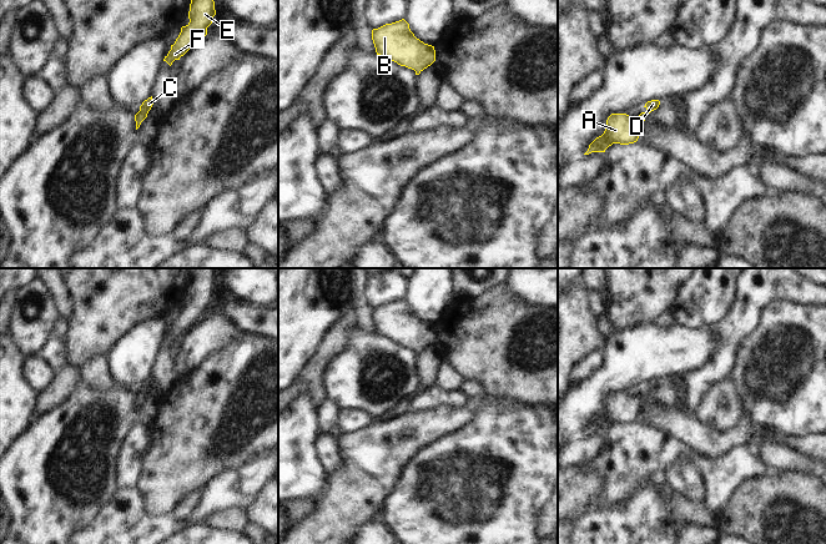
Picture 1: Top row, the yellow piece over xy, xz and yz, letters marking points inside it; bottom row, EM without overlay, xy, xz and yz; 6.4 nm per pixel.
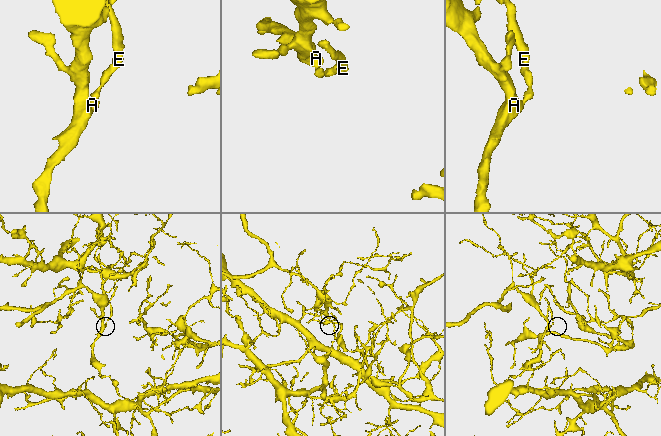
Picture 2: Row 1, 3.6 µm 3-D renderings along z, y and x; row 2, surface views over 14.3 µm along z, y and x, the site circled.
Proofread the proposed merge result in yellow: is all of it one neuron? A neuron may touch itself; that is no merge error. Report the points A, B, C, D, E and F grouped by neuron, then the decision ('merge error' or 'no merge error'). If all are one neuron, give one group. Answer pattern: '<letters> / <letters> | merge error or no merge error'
A B C D E F | no merge error

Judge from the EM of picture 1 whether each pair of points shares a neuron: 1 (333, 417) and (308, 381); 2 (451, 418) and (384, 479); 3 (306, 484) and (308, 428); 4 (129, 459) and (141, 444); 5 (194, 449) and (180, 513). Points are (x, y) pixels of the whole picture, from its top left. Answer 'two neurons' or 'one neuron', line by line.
1: two neurons
2: one neuron
3: one neuron
4: one neuron
5: two neurons

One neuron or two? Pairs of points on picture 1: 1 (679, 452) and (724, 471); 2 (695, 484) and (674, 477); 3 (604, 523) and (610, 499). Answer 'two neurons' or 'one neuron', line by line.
1: one neuron
2: one neuron
3: two neurons

